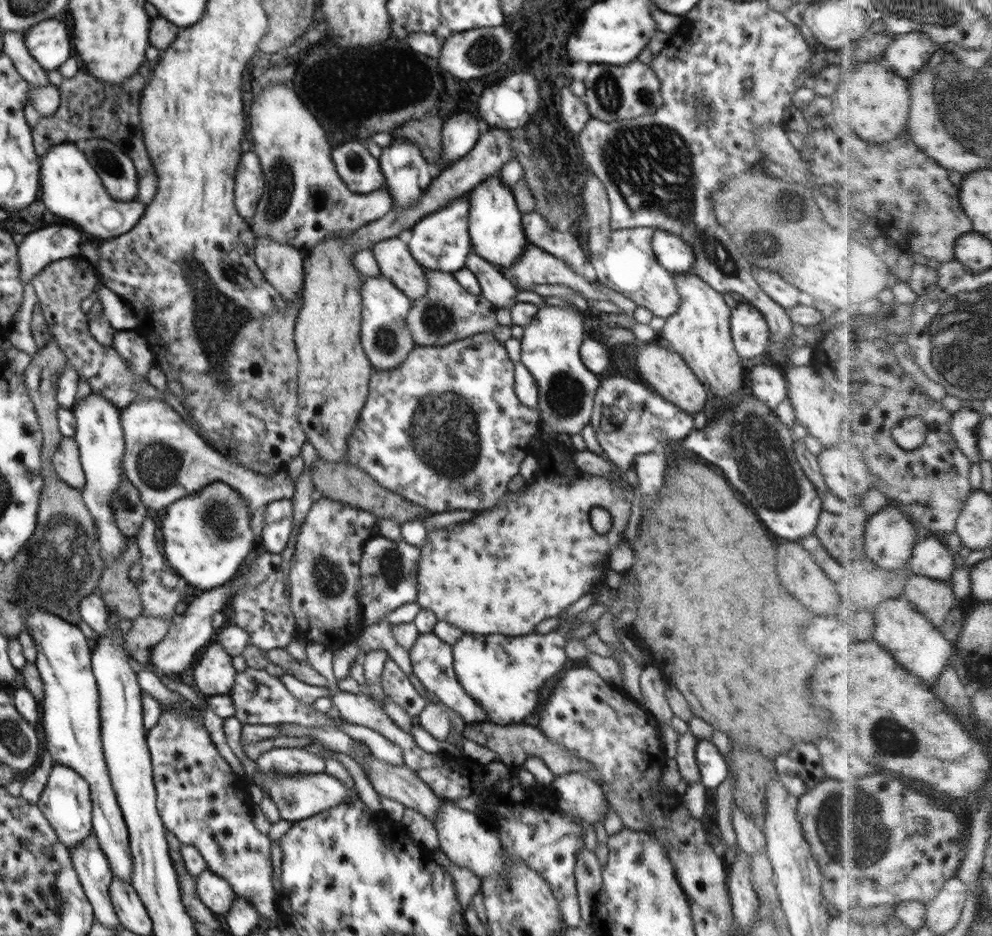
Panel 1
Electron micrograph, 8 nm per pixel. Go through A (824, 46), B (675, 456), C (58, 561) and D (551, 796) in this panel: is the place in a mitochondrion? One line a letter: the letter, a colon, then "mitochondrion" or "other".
A: other
B: other
C: mitochondrion
D: other

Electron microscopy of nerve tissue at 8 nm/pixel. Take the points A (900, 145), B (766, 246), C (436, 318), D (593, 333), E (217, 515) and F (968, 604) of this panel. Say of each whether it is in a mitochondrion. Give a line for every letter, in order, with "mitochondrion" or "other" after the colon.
A: other
B: mitochondrion
C: mitochondrion
D: other
E: mitochondrion
F: other

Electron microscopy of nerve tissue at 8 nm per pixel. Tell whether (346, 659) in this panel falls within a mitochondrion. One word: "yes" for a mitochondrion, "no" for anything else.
no

